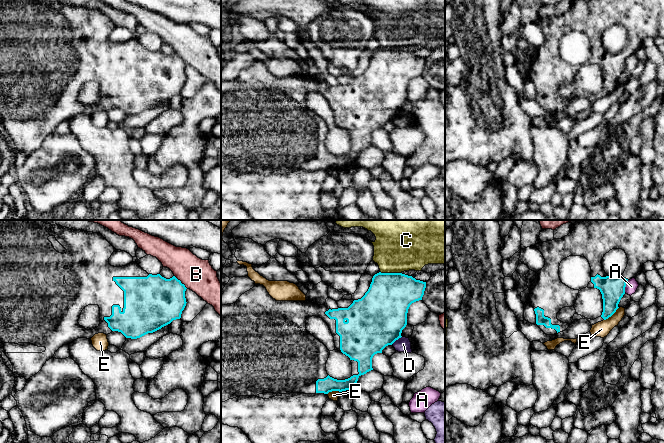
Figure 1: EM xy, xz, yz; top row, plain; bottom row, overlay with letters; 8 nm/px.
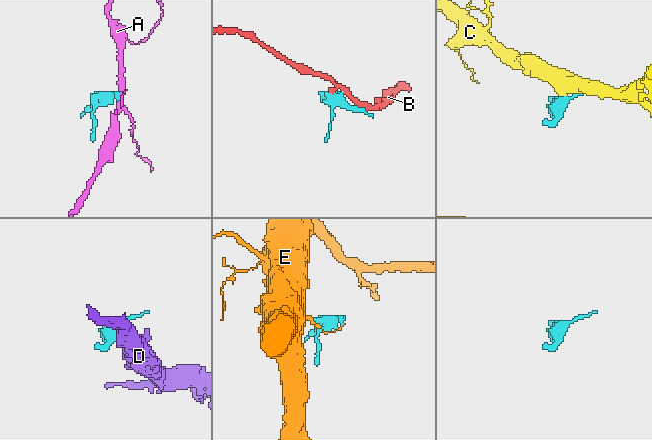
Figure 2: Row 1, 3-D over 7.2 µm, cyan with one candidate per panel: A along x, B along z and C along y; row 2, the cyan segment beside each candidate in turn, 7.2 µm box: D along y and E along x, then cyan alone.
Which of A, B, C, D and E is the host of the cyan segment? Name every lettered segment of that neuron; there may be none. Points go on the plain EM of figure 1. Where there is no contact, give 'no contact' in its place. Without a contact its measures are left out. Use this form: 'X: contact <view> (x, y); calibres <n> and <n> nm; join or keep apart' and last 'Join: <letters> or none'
A: contact yz (625, 62); calibres 190 and 100 nm; keep apart
B: contact xy (180, 58); calibres 400 and 260 nm; keep apart
C: contact xz (390, 49); calibres 360 and 380 nm; keep apart
D: contact xz (396, 115); calibres 440 and 120 nm; keep apart
E: contact yz (611, 91); calibres 190 and 130 nm; keep apart
Join: none

